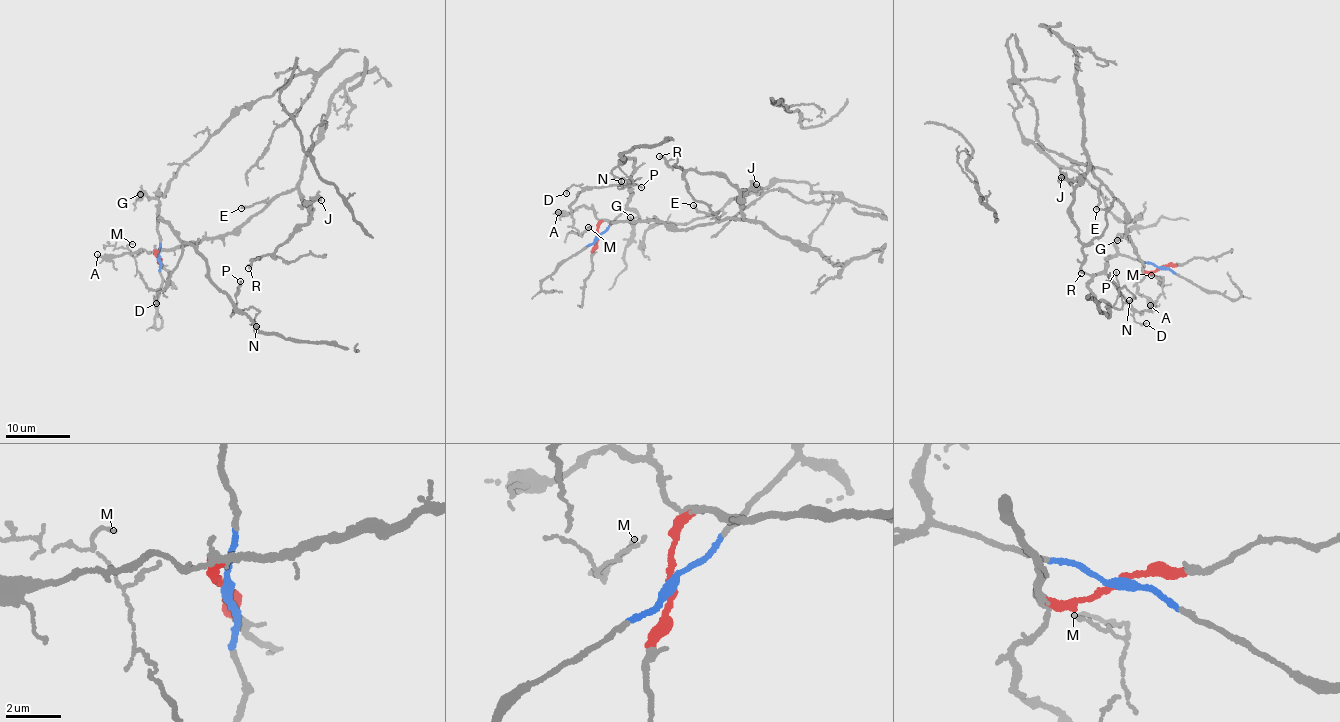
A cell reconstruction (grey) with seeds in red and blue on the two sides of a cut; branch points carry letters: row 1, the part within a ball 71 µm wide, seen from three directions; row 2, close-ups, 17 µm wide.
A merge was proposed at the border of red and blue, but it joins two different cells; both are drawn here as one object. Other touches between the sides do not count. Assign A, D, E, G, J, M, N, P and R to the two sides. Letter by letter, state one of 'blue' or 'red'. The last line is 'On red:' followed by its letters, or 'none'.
A: red
D: blue
E: red
G: blue
J: red
M: blue
N: blue
P: blue
R: red
On red: A, E, J, R

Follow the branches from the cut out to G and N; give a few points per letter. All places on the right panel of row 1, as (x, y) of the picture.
G: (1161, 268), (1117, 251), (1117, 235), (1126, 233), (1117, 240)
N: (1161, 268), (1113, 255), (1087, 286), (1095, 301), (1112, 306), (1124, 287), (1134, 295), (1129, 301)

